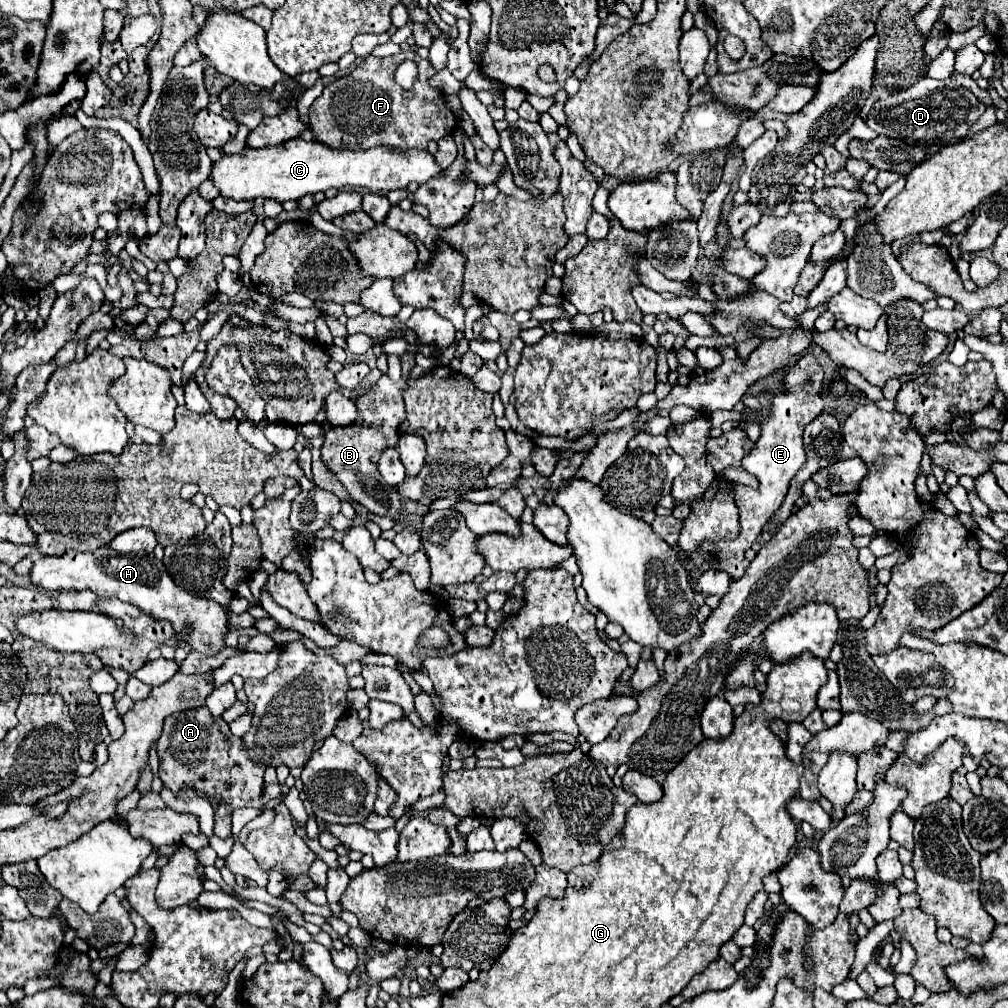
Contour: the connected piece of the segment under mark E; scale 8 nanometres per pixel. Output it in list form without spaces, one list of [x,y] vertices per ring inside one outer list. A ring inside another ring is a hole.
[[[805,354],[795,366],[785,368],[783,376],[783,392],[771,396],[771,410],[761,424],[761,438],[755,448],[743,458],[743,468],[759,478],[759,488],[745,488],[735,484],[733,496],[737,500],[737,508],[741,512],[741,534],[735,540],[719,540],[719,542],[703,542],[699,552],[707,558],[707,562],[715,570],[725,570],[731,578],[741,578],[745,574],[745,552],[755,544],[763,526],[769,522],[773,512],[783,504],[791,478],[805,464],[807,456],[803,450],[803,430],[805,426],[823,412],[823,370],[817,358]]]

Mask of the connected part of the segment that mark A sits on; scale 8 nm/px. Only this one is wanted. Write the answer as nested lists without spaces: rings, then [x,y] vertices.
[[[207,706],[177,712],[165,718],[163,734],[157,740],[159,754],[159,776],[167,788],[177,792],[183,782],[195,786],[197,790],[219,796],[225,804],[213,804],[215,808],[215,836],[231,836],[231,812],[241,806],[261,808],[263,790],[263,764],[249,758],[247,746],[241,738],[233,736],[229,724],[223,718],[211,716]]]

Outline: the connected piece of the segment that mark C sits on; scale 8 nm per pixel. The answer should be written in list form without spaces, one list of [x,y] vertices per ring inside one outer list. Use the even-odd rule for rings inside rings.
[[[293,138],[285,144],[271,148],[245,148],[235,156],[223,156],[219,162],[213,162],[211,180],[219,188],[221,196],[233,200],[257,200],[271,198],[277,202],[299,200],[305,194],[325,192],[327,188],[347,188],[361,186],[373,192],[387,194],[389,190],[407,188],[407,184],[423,184],[433,176],[441,176],[443,168],[437,164],[435,156],[427,150],[409,148],[409,152],[397,152],[395,148],[375,146],[369,150],[333,150],[317,140],[305,142]]]

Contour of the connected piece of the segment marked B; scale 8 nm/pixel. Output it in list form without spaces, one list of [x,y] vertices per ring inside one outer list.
[[[383,376],[375,390],[369,394],[363,394],[355,398],[357,404],[357,420],[355,424],[349,424],[349,428],[329,428],[323,434],[323,446],[321,446],[321,460],[325,466],[337,476],[337,480],[347,488],[351,498],[371,510],[379,516],[389,516],[397,520],[397,512],[401,508],[399,494],[395,494],[393,488],[385,486],[377,466],[373,464],[371,456],[377,452],[383,452],[385,448],[393,448],[397,444],[397,430],[401,422],[405,420],[405,408],[403,408],[403,382],[391,382],[387,376]]]

